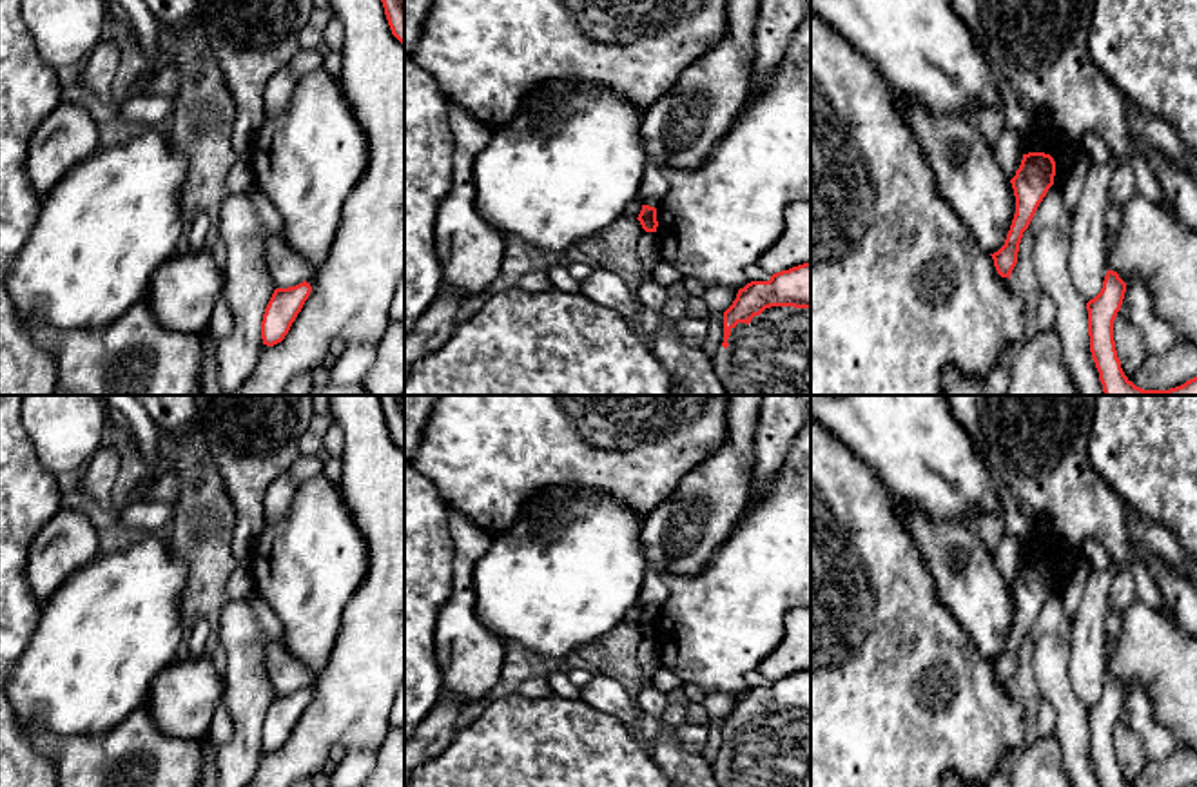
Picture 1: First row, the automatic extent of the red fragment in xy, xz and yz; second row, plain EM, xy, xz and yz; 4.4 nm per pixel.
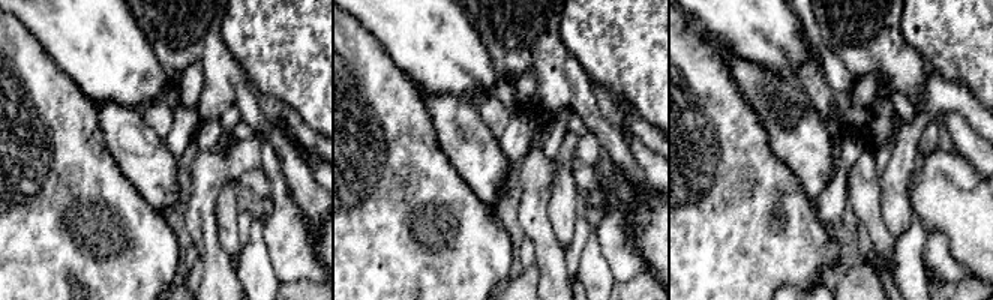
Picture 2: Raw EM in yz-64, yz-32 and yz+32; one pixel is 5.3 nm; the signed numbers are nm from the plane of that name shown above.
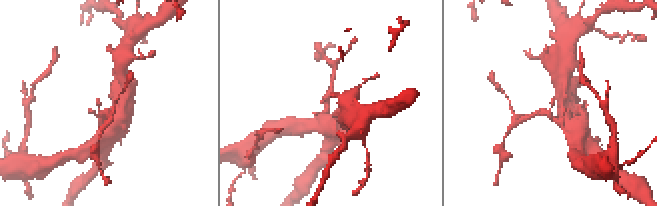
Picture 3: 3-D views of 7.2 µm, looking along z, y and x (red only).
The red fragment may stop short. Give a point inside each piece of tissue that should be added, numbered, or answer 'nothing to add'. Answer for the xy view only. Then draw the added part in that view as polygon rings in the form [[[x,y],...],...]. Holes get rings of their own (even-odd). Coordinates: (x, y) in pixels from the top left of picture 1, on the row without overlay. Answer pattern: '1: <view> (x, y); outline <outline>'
nothing to add

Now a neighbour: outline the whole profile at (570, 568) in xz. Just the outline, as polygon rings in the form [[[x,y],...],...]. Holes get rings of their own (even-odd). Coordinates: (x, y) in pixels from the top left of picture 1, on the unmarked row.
[[[553,486],[533,493],[511,528],[493,537],[490,549],[475,564],[475,613],[504,644],[515,642],[540,658],[562,658],[591,644],[624,622],[637,604],[649,564],[642,544],[642,517],[618,499]]]

